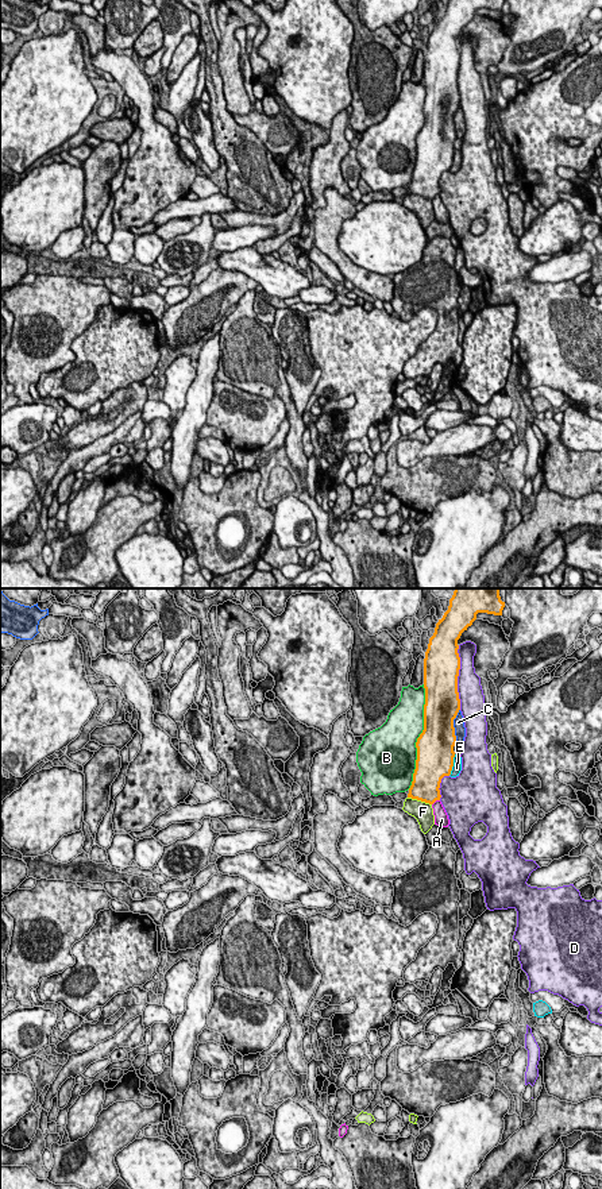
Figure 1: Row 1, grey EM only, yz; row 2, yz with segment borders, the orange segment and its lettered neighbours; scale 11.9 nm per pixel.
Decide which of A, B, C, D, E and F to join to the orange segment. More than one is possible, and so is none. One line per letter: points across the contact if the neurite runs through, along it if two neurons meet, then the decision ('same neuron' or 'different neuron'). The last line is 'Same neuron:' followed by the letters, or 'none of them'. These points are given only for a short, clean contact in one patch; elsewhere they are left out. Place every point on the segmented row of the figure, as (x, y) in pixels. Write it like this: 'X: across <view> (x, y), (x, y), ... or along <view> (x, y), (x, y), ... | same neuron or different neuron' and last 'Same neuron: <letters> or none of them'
A: different neuron
B: different neuron
C: different neuron
D: different neuron
E: different neuron
F: different neuron
Same neuron: none of them

